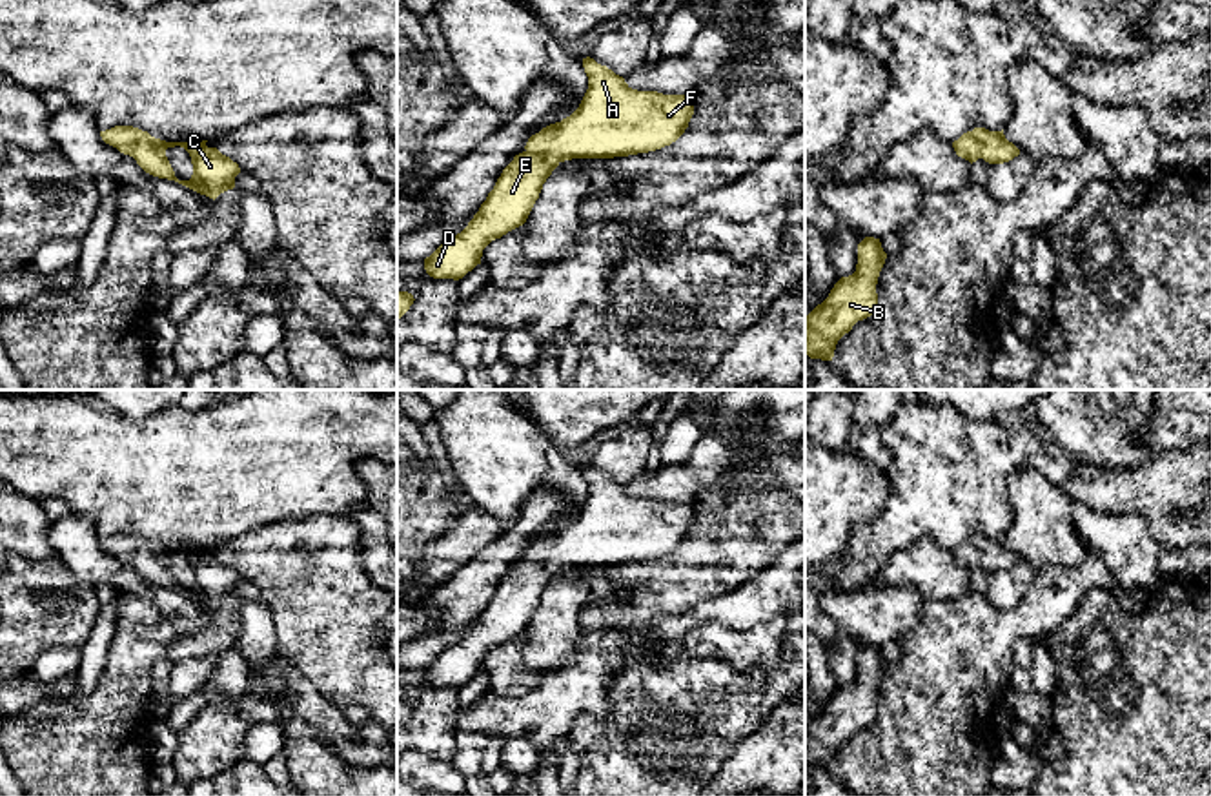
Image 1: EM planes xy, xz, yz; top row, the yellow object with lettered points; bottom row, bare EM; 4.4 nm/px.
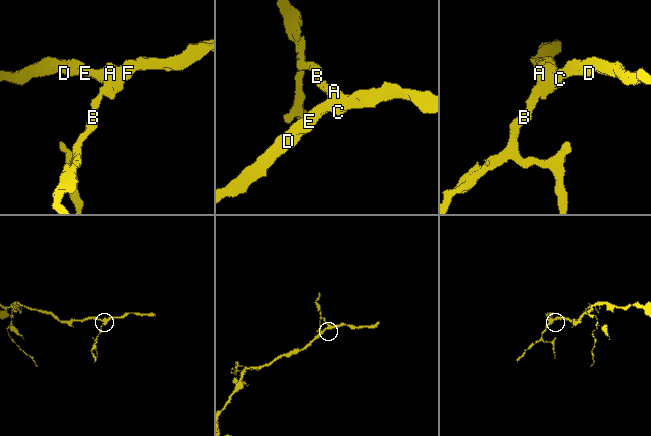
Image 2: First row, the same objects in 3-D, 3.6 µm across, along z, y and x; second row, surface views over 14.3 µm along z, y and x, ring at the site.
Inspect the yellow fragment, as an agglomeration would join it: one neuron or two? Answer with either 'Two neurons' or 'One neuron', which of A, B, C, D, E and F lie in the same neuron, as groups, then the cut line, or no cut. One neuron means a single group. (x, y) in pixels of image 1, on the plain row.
One neuron. Groups: A B C D E F. No split

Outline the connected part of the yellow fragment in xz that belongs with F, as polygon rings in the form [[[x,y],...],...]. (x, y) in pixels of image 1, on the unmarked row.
[[[590,464],[583,466],[583,475],[588,497],[579,515],[528,546],[468,634],[424,667],[430,685],[459,689],[481,672],[483,658],[492,648],[526,630],[543,592],[561,570],[656,559],[688,536],[692,503],[632,497]]]

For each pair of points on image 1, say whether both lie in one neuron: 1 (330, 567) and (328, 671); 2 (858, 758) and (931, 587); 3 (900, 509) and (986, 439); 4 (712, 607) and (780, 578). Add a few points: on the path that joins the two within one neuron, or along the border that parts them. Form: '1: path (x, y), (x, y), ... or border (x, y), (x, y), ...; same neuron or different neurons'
1: path (326, 592), (328, 645); same neuron
2: border (967, 591), (956, 598), (926, 602); different neurons
3: path (922, 503), (966, 461); same neuron
4: path (729, 607), (747, 607), (763, 594); same neuron

